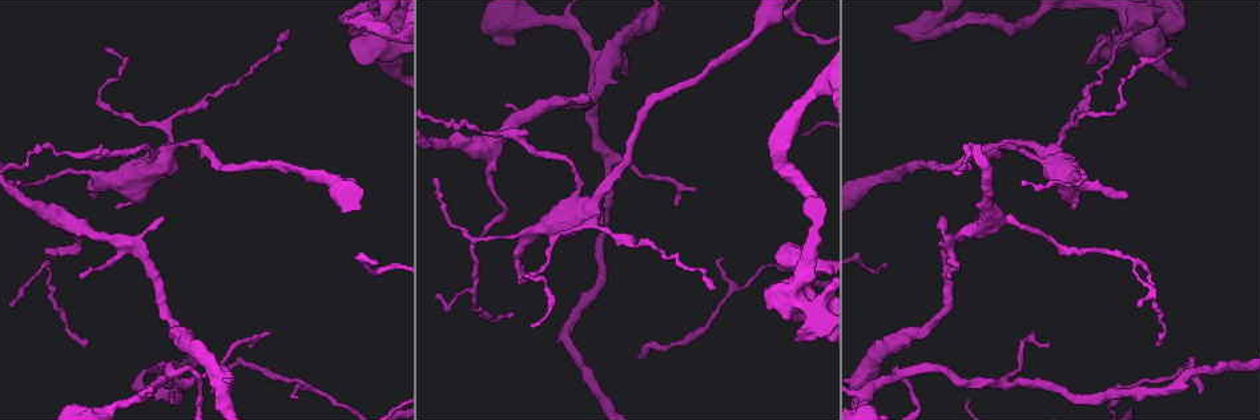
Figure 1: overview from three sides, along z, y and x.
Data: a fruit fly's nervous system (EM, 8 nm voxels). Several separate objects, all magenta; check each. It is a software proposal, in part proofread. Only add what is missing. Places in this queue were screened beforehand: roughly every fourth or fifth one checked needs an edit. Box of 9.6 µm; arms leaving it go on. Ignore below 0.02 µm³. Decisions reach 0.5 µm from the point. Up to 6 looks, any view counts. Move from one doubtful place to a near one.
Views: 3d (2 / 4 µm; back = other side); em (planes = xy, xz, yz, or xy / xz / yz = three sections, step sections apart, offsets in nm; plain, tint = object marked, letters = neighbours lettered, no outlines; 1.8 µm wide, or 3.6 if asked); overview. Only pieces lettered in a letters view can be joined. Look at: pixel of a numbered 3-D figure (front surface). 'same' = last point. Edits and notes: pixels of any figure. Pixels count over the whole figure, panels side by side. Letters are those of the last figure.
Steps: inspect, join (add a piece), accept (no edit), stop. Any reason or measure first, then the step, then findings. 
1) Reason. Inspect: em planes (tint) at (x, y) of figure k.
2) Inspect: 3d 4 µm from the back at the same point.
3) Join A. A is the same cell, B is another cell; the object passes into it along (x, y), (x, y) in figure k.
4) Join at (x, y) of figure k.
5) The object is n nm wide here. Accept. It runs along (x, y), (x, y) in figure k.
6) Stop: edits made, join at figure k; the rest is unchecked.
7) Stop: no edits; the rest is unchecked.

Branch stops here. Inspect: em planes (letters) at (713, 286) of figure 1.

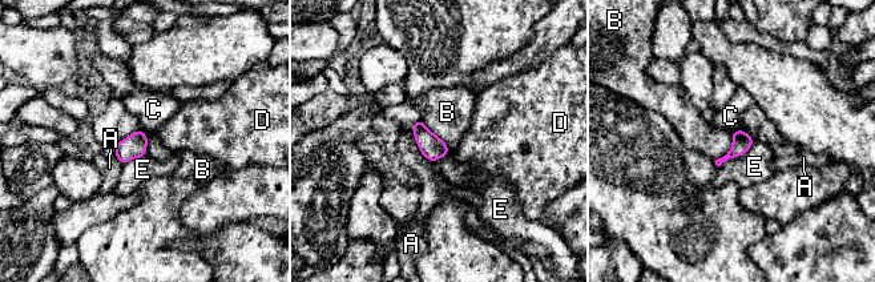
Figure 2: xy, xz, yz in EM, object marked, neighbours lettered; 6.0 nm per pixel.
Accept. A, B, C, D and E are other cells; a border runs along (732, 132), (732, 148), (714, 161) in figure 2; no lettered piece goes on from it.

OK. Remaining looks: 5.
Calibre changes. Inspect: em 3.6 µm planes (tint) at (798, 297) of figure 1.

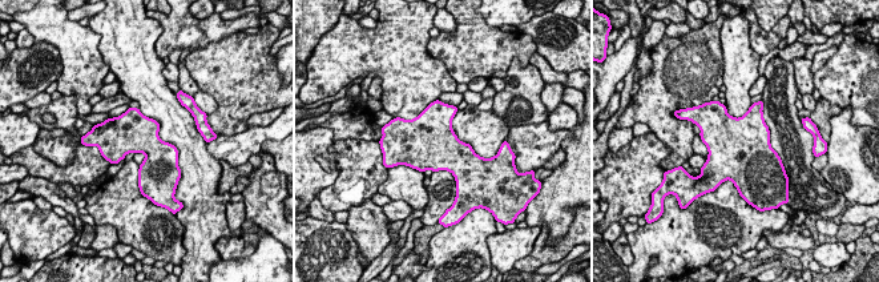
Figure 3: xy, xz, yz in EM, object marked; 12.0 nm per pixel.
Inspect: em 3.6 µm planes (letters) at the same point.

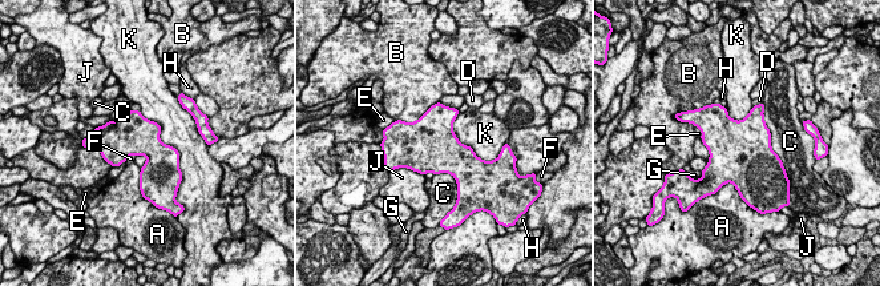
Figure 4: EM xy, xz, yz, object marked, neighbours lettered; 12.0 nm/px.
Accept. A, B, C, D, E, F, G, H, J and K are other cells; a border runs along (138, 111), (177, 150), (182, 173) in figure 4; no lettered piece goes on from it.

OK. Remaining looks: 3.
Tapers out. Inspect: 3d 4 µm at (1031, 335) of figure 1.

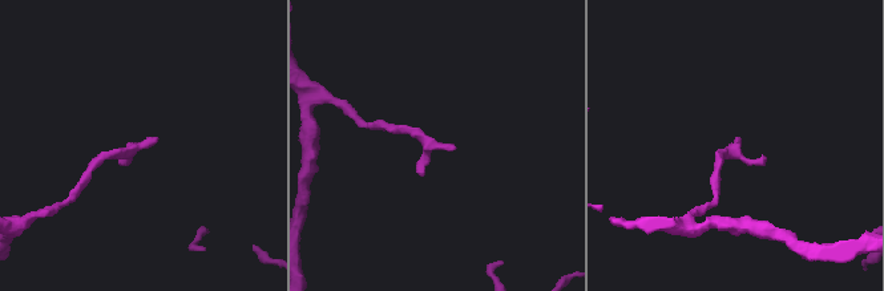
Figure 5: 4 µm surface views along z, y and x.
Inspect: em planes (letters) at (156, 138) of figure 5.

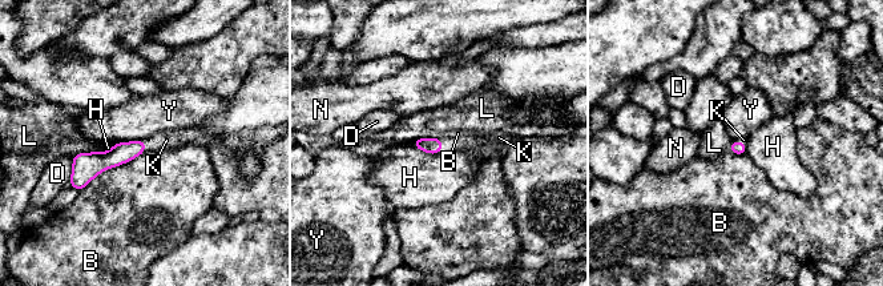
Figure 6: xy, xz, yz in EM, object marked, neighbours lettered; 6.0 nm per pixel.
Join K. K is the same cell, B, D, H, L, N and Y are other cells; the object passes into it along (431, 145), (442, 146), (451, 142) in figure 6; it goes on there.

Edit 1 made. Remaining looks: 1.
Stop: edits made, join at figure 6; the rest is unchecked.

